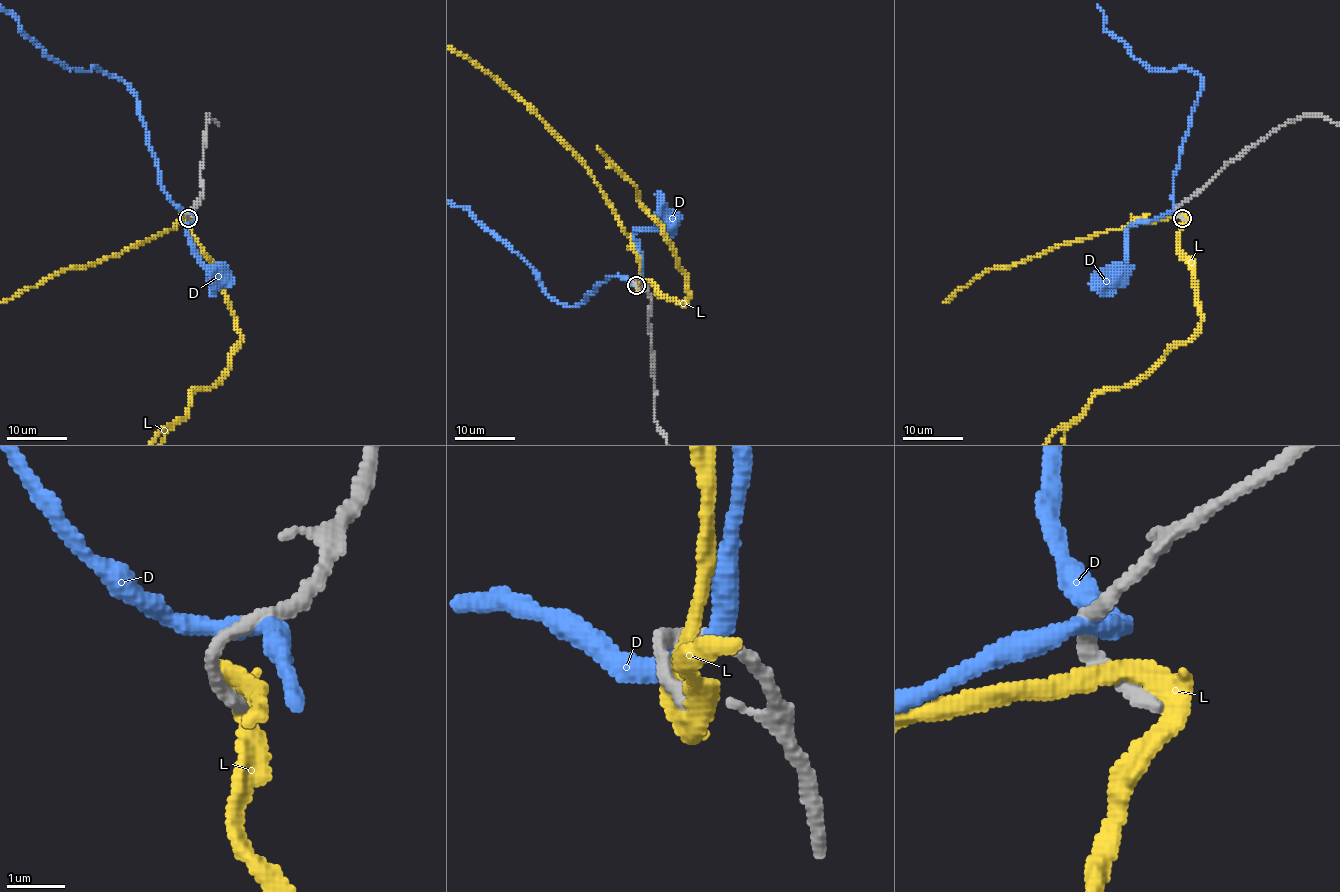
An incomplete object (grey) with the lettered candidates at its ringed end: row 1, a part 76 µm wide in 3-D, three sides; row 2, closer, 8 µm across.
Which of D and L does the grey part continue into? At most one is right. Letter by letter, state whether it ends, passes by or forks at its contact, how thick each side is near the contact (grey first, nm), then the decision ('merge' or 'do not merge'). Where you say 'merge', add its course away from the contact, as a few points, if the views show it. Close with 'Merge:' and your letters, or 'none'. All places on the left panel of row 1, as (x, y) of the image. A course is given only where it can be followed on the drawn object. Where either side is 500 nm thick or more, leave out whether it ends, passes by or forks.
D: it passes by | 240/360 nm | do not merge
L: it passes by | 320/300 nm | do not merge
Merge: none

